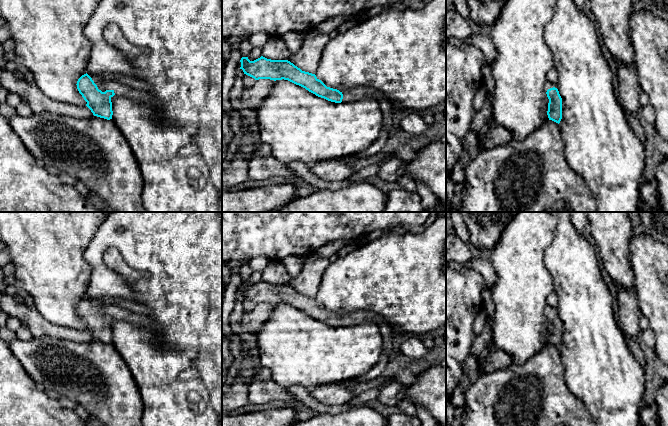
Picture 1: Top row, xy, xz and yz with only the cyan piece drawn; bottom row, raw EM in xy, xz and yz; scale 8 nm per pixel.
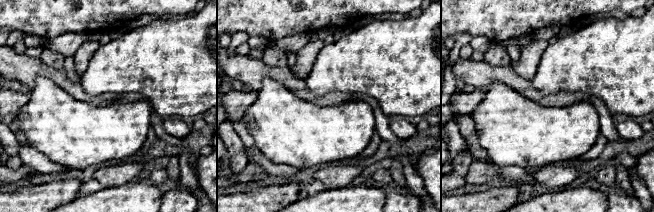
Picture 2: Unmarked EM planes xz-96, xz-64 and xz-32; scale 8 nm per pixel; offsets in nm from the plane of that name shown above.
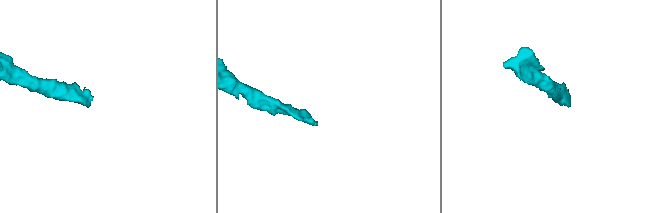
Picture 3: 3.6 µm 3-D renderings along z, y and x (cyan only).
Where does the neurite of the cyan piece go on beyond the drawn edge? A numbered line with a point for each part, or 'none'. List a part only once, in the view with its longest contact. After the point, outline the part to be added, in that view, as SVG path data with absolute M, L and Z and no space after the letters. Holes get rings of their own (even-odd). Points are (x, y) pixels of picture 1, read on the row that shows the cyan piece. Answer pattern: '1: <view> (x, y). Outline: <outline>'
1: xy (120, 89). Outline: M106 81L103 83L104 90L113 90L114 96L128 97L137 103L145 105L159 105L159 101L145 91L132 89L118 81Z

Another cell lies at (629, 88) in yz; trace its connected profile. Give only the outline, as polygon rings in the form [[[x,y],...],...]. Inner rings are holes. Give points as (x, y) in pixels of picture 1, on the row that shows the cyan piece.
[[[618,60],[617,81],[619,84],[618,98],[625,114],[636,116],[641,108],[639,103],[639,93],[642,91],[638,75],[634,66],[626,65]]]

